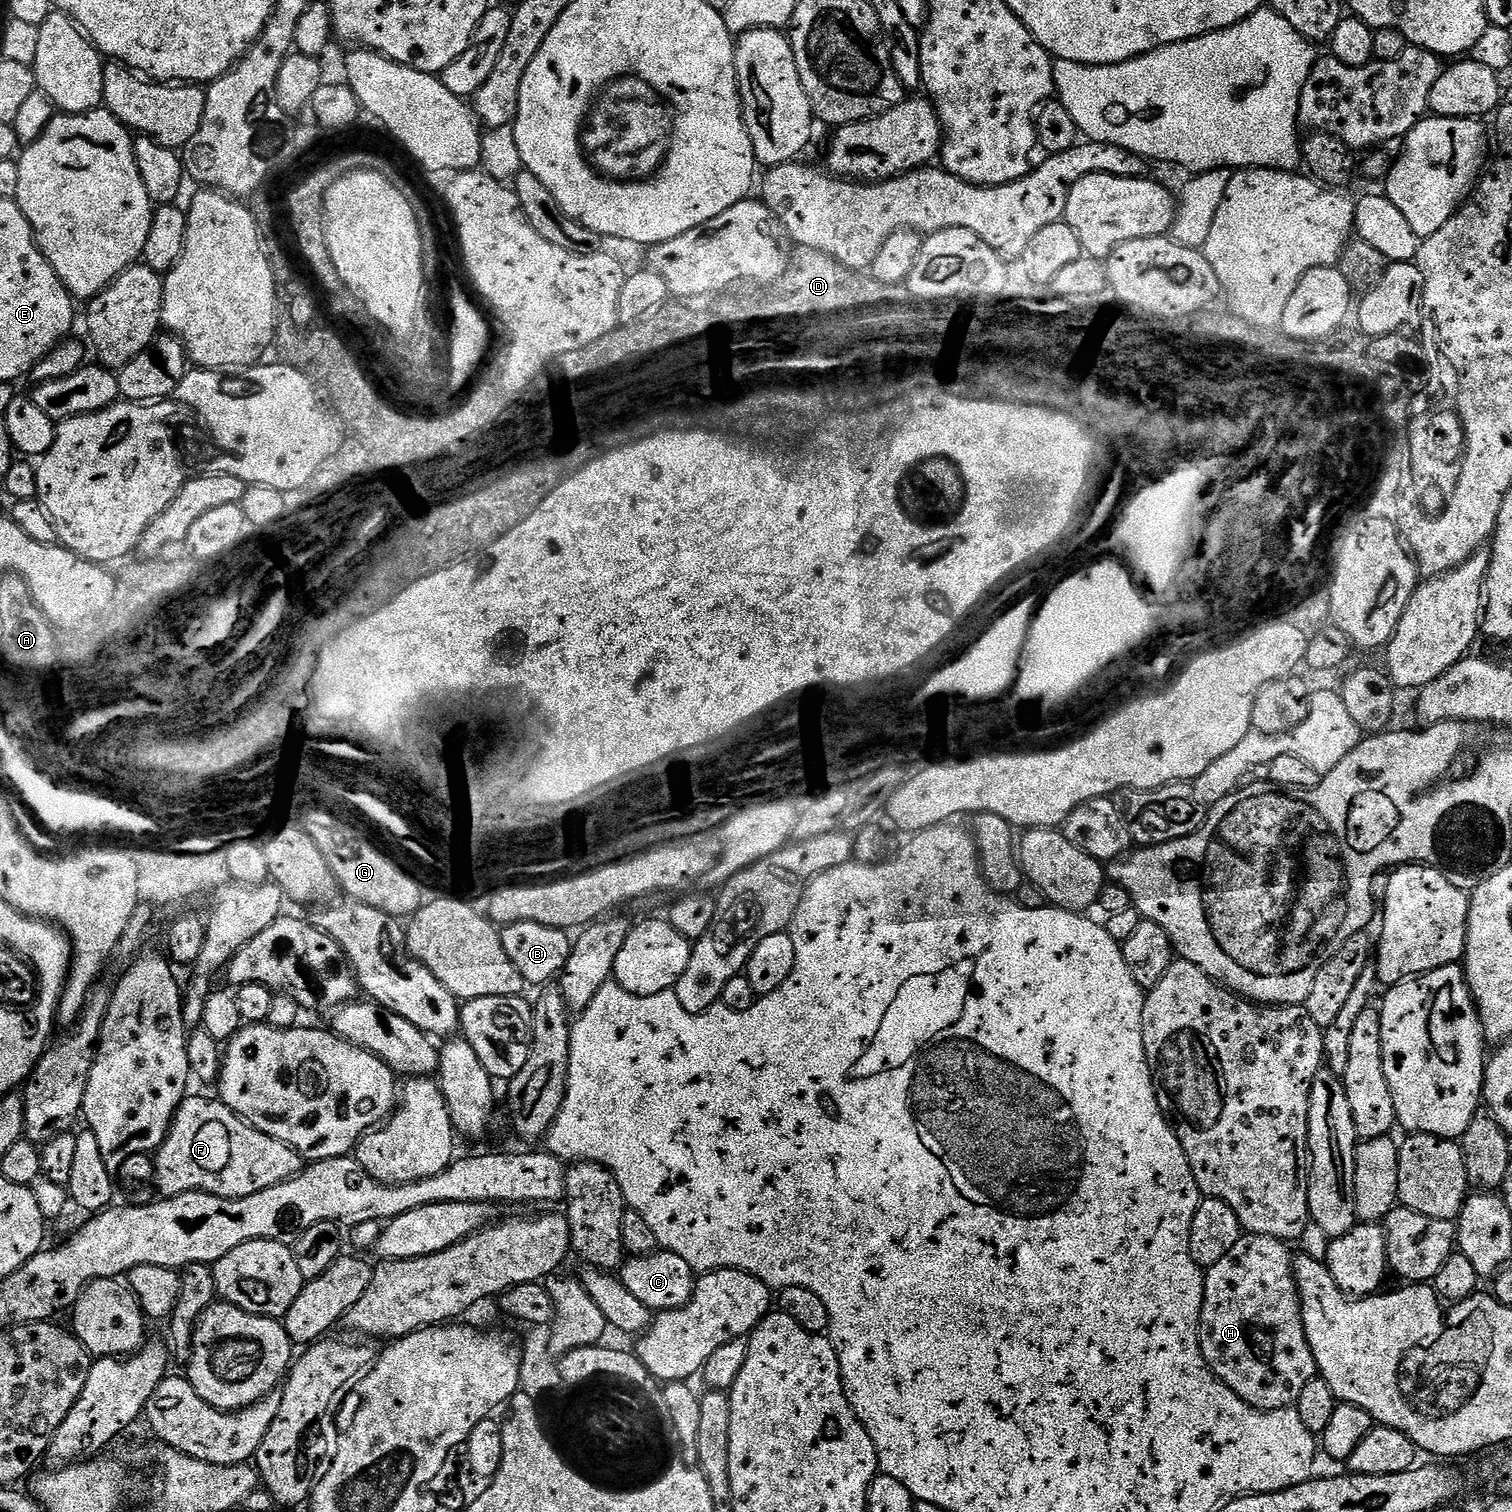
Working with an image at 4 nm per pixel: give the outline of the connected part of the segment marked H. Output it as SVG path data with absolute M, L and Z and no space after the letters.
M1244 1234L1234 1250L1204 1274L1204 1301L1200 1315L1200 1349L1204 1361L1220 1381L1242 1398L1242 1402L1263 1412L1293 1407L1306 1382L1318 1376L1316 1359L1310 1350L1310 1342L1306 1342L1302 1322L1300 1294L1292 1269L1294 1252L1288 1248L1291 1247L1282 1240Z

